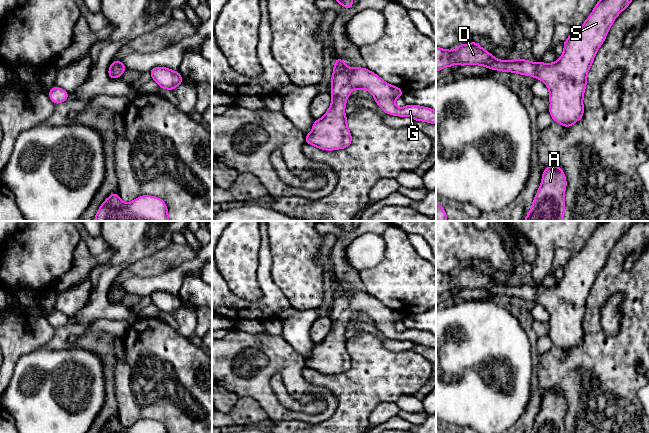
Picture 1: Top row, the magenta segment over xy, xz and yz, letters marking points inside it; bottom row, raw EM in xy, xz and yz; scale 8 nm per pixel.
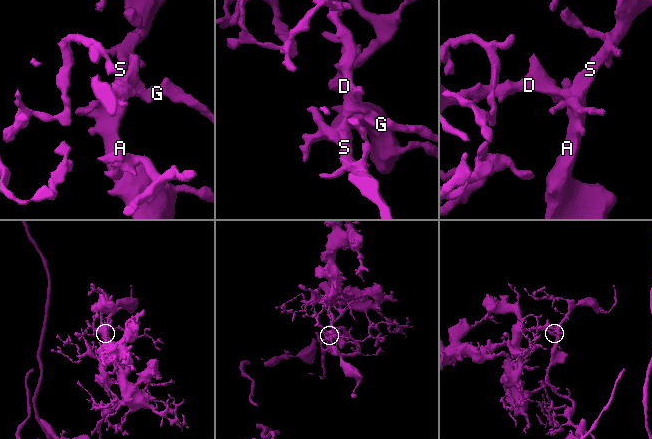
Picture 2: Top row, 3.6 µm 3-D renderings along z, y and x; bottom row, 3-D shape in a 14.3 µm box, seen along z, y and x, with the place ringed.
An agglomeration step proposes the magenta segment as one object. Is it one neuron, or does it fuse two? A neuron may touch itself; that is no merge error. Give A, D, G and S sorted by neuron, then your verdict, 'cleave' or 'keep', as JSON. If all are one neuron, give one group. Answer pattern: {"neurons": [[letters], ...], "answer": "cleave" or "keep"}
{"neurons": [["A", "D", "G", "S"]], "answer": "keep"}

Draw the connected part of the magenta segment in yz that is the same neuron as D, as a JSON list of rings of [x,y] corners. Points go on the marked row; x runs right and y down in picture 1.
[[[598,0],[587,20],[576,30],[573,30],[563,43],[564,51],[561,57],[554,63],[536,63],[525,59],[498,60],[475,40],[470,44],[459,44],[458,49],[445,50],[436,46],[436,72],[454,64],[480,65],[492,70],[513,72],[527,75],[542,80],[549,89],[550,107],[549,113],[553,121],[564,127],[571,127],[583,117],[583,97],[587,85],[587,74],[596,56],[597,50],[604,43],[616,17],[628,7],[632,0]]]

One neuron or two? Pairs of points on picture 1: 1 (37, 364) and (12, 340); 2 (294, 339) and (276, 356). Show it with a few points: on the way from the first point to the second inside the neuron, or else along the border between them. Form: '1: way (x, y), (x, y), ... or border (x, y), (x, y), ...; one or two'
1: border (42, 347), (25, 353), (17, 362), (12, 373); two
2: border (281, 336), (305, 358); two

